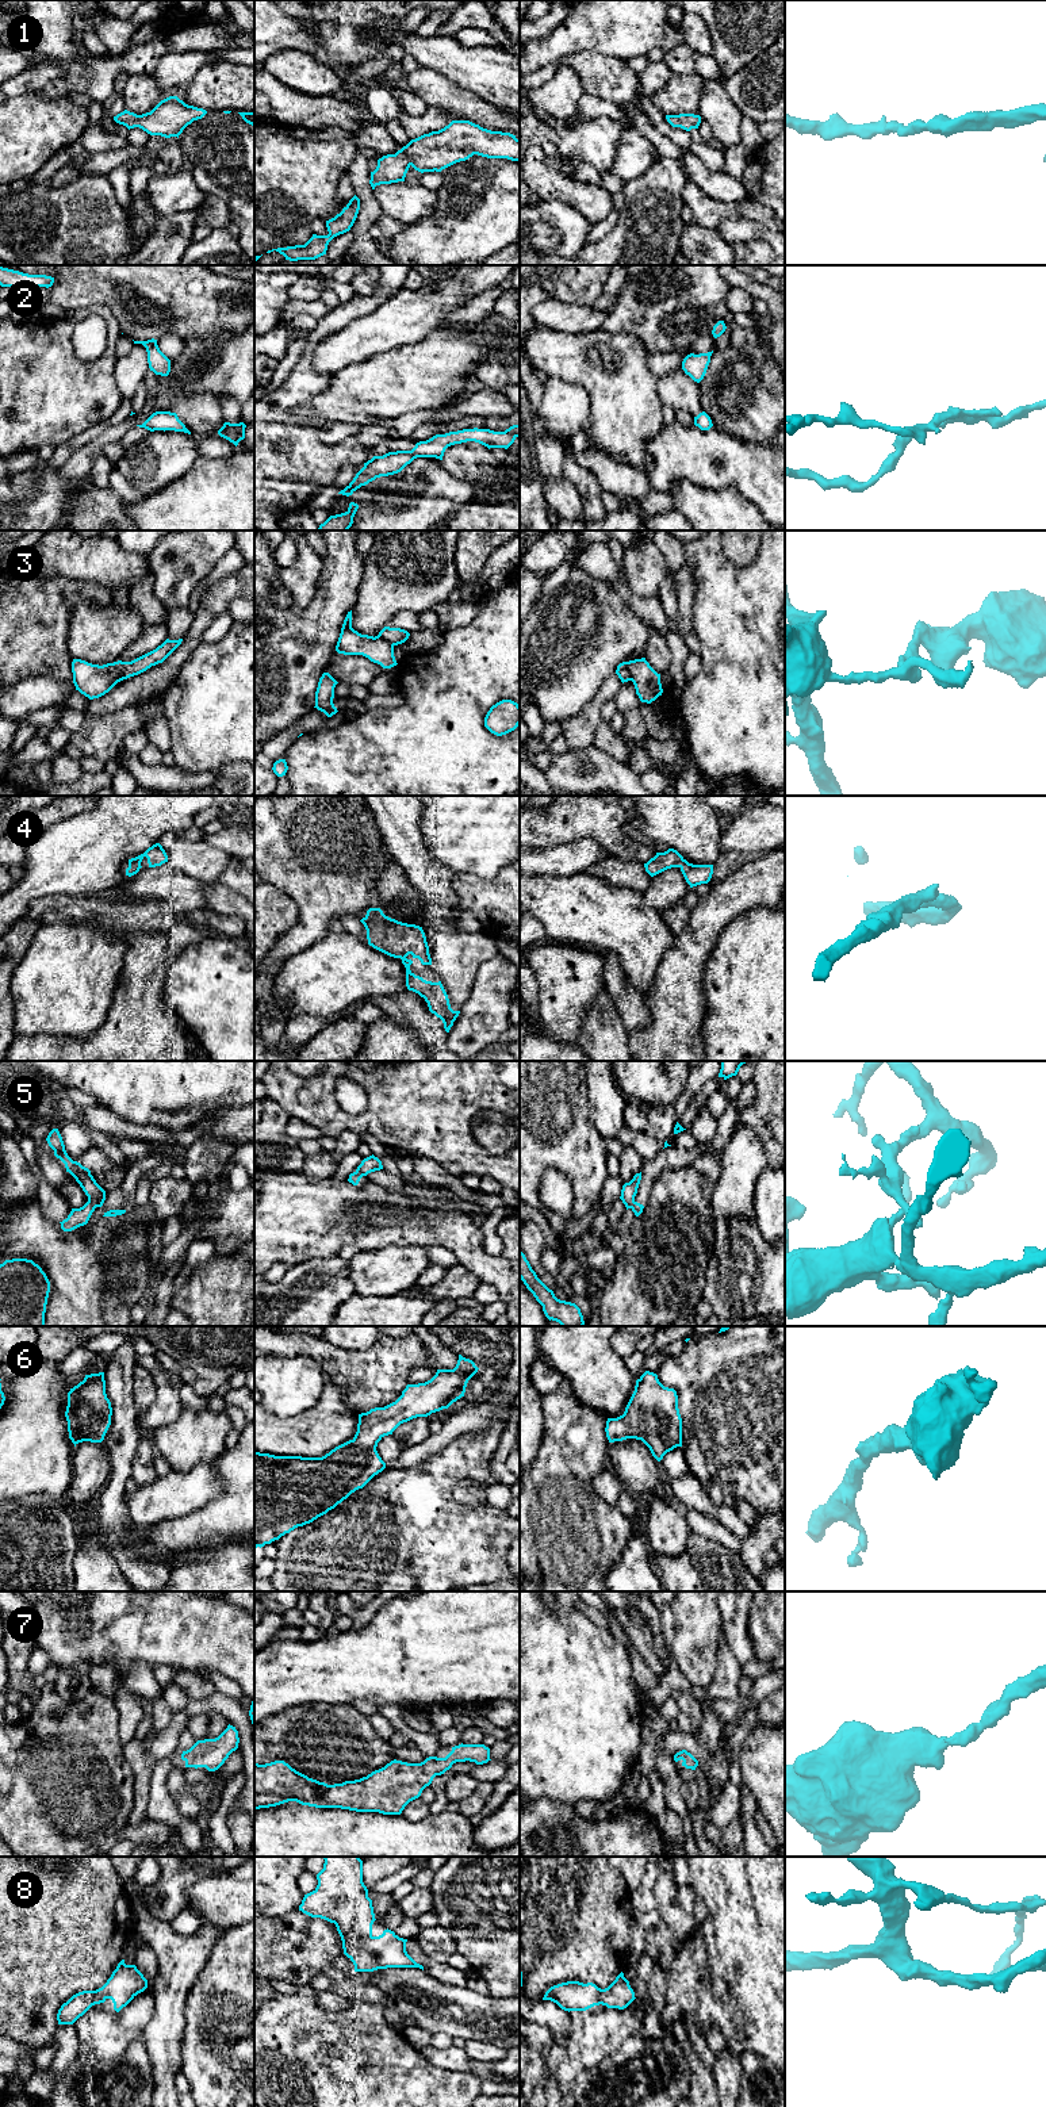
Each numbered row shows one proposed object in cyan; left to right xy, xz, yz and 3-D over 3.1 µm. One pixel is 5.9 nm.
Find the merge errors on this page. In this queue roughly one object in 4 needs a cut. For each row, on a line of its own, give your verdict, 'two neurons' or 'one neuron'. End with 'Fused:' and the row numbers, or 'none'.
1: one neuron
2: one neuron
3: two neurons
4: one neuron
5: two neurons
6: one neuron
7: one neuron
8: one neuron
Fused: 3, 5

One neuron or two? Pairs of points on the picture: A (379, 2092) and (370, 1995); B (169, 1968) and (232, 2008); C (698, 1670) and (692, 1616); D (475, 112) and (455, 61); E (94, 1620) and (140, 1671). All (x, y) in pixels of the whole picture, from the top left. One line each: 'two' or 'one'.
A: two
B: two
C: one
D: two
E: two

